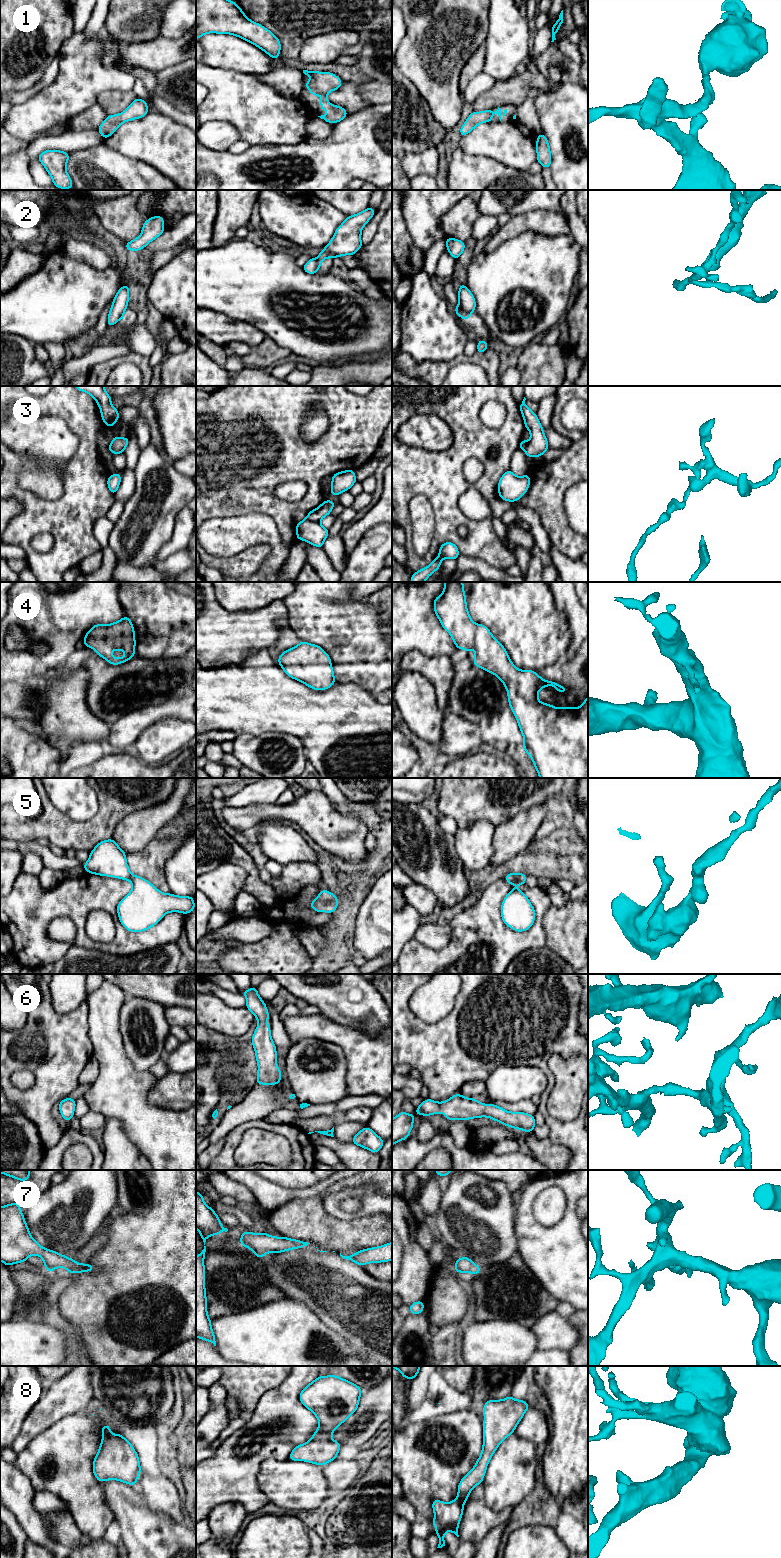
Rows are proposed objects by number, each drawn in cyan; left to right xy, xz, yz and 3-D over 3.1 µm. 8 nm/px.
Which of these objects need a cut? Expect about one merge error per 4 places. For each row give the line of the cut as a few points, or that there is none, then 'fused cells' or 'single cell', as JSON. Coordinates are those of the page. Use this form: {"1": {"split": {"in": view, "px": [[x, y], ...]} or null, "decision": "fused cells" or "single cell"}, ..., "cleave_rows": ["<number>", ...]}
{"1": {"split": null, "decision": "single cell"}, "2": {"split": {"in": "yz", "px": [[458, 304], [465, 312], [470, 313]]}, "decision": "fused cells"}, "3": {"split": {"in": "xz", "px": [[306, 518], [319, 522]]}, "decision": "fused cells"}, "4": {"split": null, "decision": "single cell"}, "5": {"split": null, "decision": "single cell"}, "6": {"split": null, "decision": "single cell"}, "7": {"split": null, "decision": "single cell"}, "8": {"split": null, "decision": "single cell"}, "cleave_rows": ["2", "3"]}

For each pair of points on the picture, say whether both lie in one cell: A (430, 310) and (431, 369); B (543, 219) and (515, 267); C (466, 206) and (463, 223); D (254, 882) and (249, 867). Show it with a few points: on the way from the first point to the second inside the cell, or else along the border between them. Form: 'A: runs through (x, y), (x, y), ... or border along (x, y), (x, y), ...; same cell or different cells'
A: border along (408, 354), (417, 362), (449, 361), (454, 359); different cells
B: border along (558, 235), (545, 236), (525, 231), (512, 238); different cells
C: runs through (466, 210), (463, 219); same cell
D: runs through (252, 878), (252, 871); same cell

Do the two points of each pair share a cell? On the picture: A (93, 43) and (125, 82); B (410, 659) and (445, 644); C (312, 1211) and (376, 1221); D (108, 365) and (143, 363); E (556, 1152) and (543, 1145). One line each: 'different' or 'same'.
A: same
B: different
C: same
D: same
E: same

